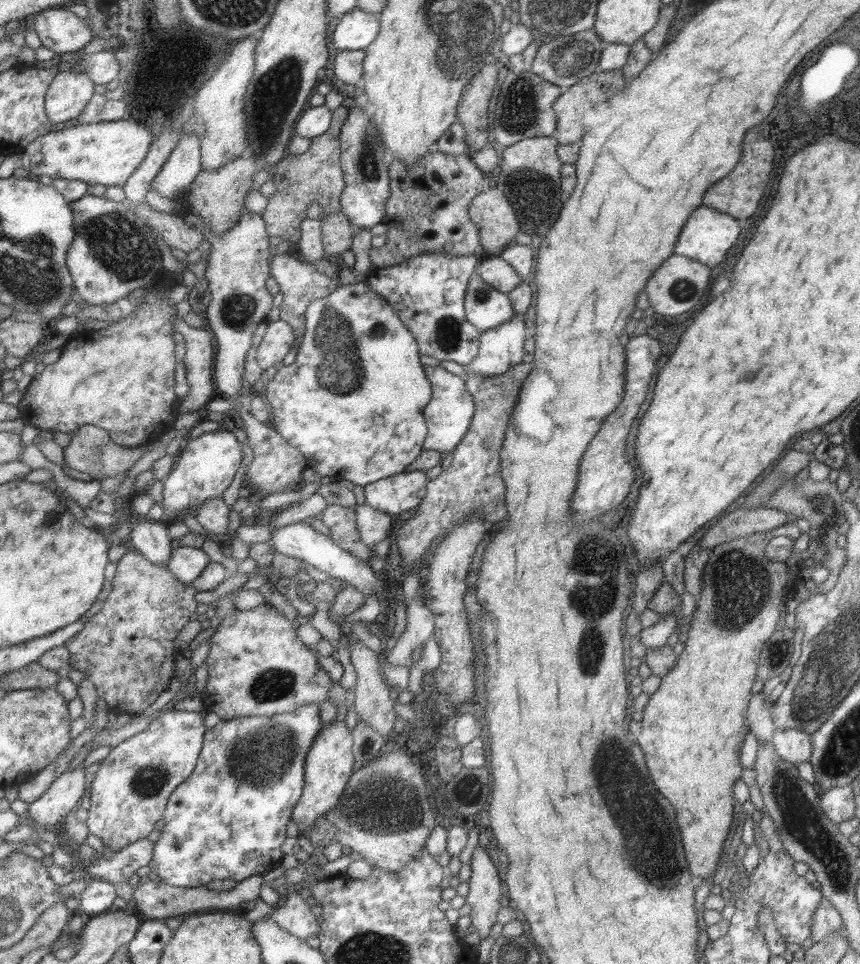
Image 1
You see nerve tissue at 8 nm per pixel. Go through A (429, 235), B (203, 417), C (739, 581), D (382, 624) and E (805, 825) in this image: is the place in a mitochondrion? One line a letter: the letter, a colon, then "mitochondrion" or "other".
A: other
B: other
C: mitochondrion
D: other
E: mitochondrion

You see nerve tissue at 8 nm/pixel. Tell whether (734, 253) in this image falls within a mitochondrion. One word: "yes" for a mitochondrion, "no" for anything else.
no

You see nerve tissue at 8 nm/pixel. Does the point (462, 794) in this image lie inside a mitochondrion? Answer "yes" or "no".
no

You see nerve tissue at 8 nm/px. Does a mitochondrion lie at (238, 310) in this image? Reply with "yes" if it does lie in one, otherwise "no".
yes

